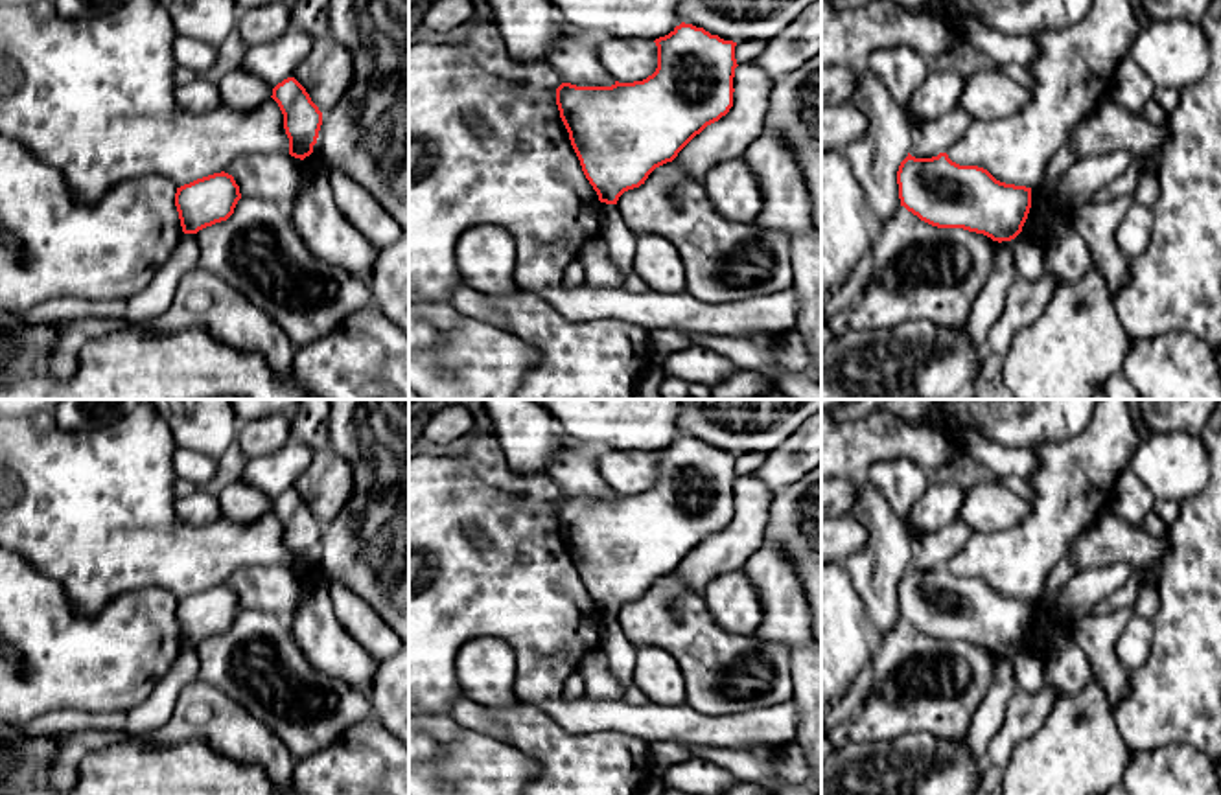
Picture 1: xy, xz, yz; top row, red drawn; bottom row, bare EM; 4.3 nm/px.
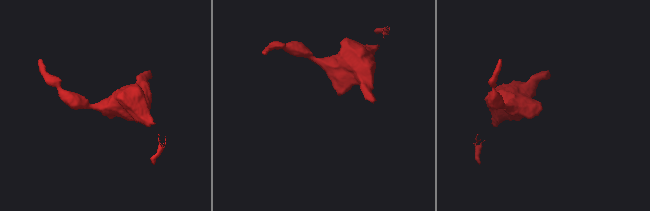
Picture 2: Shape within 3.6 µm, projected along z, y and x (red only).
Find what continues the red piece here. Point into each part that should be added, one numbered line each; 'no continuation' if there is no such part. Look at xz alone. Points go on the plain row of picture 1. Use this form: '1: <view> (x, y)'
no continuation

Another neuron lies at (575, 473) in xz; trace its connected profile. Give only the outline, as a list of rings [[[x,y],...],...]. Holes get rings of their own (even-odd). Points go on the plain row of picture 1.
[[[562,445],[547,477],[562,490],[564,495],[576,499],[611,499],[615,491],[599,475],[595,455],[586,455]]]

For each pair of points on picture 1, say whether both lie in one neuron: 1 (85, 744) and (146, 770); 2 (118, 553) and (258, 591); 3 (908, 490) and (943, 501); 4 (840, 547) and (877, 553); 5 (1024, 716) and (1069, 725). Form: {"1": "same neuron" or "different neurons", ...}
{"1": "different neurons", "2": "different neurons", "3": "different neurons", "4": "different neurons", "5": "different neurons"}

